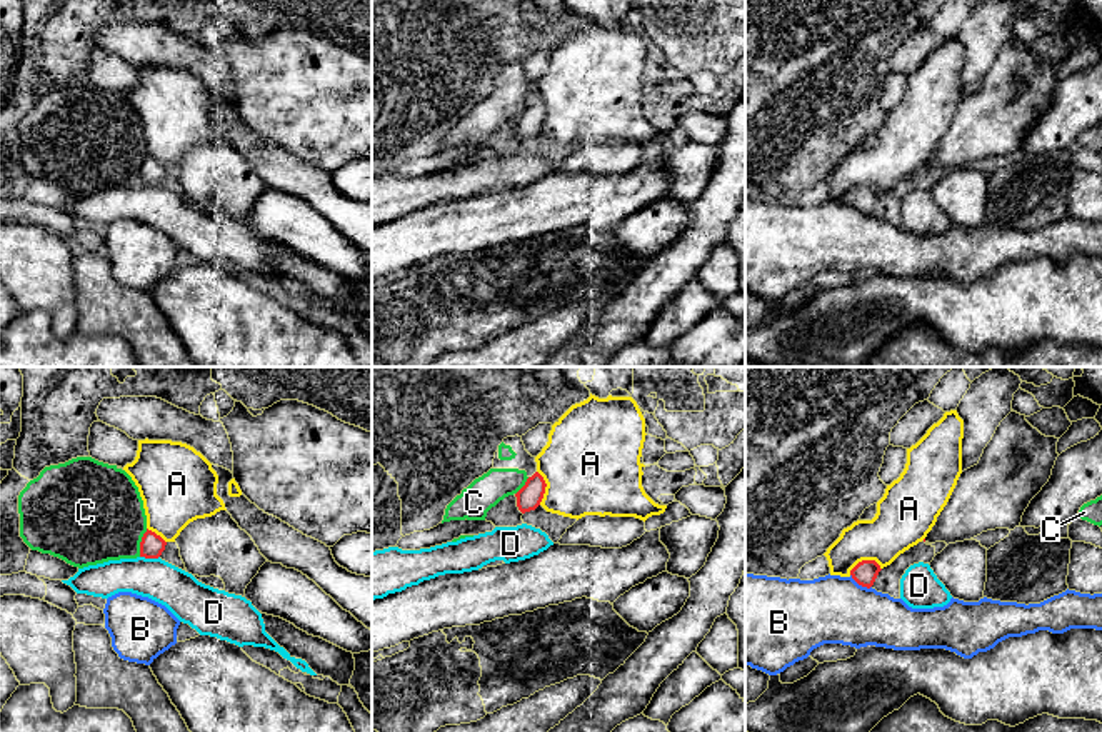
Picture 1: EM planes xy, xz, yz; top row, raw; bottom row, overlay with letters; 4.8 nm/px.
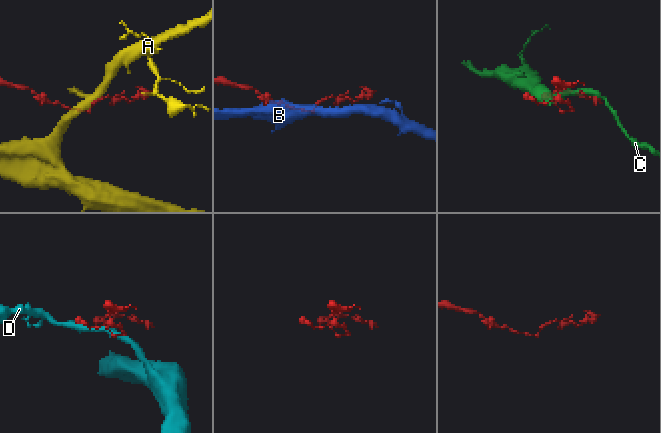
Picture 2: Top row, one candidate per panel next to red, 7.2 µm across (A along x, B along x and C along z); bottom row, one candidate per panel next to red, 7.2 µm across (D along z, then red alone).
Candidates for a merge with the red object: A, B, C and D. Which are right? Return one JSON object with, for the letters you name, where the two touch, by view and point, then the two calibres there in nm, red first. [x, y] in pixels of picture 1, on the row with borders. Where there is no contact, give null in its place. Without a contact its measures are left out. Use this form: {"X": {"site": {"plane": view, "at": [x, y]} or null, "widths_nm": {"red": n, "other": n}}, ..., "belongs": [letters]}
{"belongs": []}

